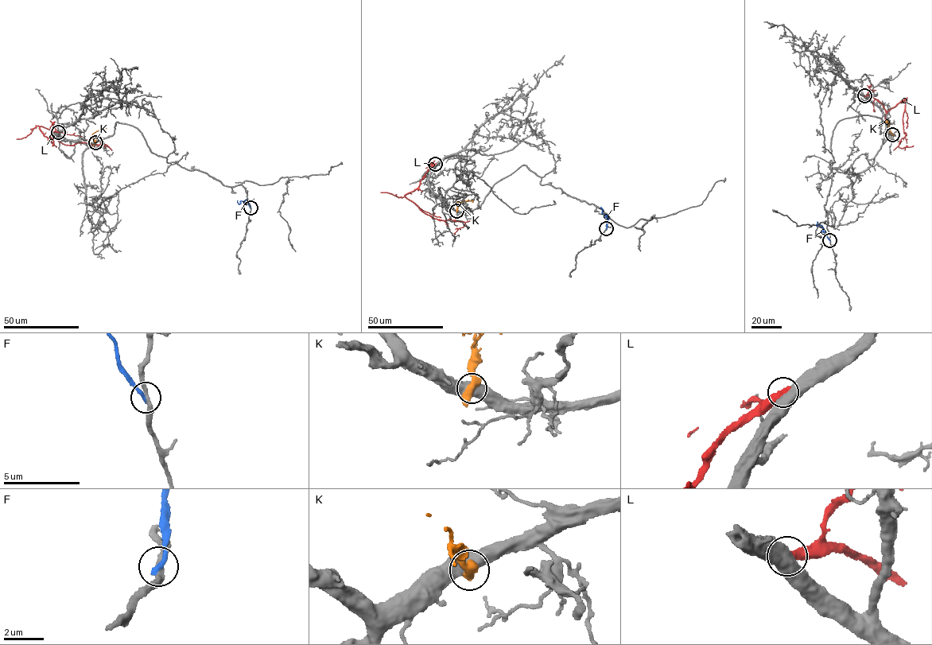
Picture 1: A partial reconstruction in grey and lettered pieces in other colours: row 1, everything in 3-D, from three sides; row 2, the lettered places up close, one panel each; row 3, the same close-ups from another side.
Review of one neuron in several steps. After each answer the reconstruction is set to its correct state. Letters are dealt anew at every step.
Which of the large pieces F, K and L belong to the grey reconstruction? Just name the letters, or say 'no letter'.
no letter

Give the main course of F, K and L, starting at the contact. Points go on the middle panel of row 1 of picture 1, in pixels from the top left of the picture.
F: (606, 228), (607, 219), (600, 207)
K: (457, 210), (457, 201), (471, 200)
L: (435, 164), (417, 188), (405, 196), (434, 218), (465, 223), (455, 234)

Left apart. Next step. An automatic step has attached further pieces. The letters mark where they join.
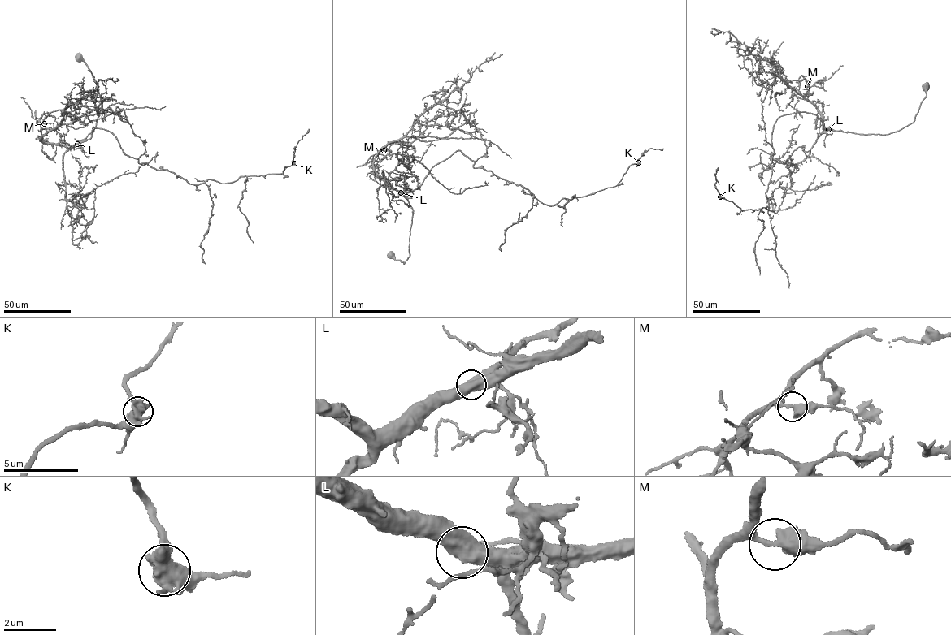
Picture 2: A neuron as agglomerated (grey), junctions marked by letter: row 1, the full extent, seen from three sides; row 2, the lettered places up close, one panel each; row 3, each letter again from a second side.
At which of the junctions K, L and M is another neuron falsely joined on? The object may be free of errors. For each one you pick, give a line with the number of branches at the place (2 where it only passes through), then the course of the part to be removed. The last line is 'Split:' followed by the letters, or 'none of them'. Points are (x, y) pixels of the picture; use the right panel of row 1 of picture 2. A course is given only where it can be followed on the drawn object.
Split: none of them

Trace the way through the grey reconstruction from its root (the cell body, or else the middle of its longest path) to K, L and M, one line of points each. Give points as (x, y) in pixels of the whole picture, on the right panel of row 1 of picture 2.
K: (926, 87), (914, 121), (885, 135), (780, 116), (765, 193), (774, 211), (720, 196)
L: (926, 87), (926, 97), (914, 121), (898, 131), (885, 135), (827, 129)
M: (926, 87), (926, 97), (914, 121), (898, 131), (882, 135), (825, 128), (822, 116), (808, 99), (807, 86)

